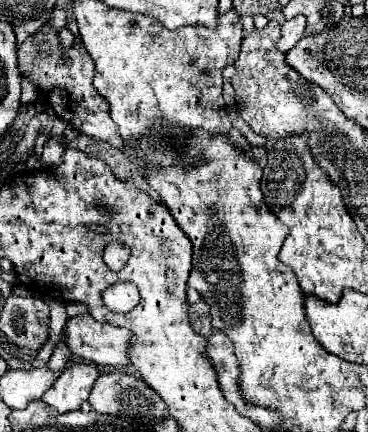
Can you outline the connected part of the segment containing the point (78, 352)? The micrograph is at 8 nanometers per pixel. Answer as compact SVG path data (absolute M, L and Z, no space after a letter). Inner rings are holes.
M89 314L69 318L65 324L65 344L79 358L97 366L125 366L129 364L127 346L131 332L93 320Z

